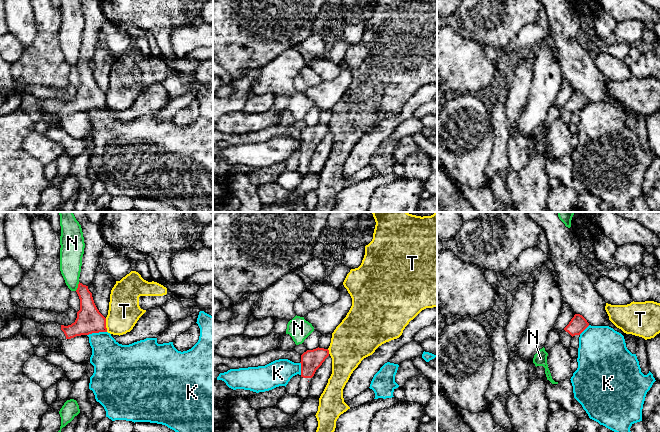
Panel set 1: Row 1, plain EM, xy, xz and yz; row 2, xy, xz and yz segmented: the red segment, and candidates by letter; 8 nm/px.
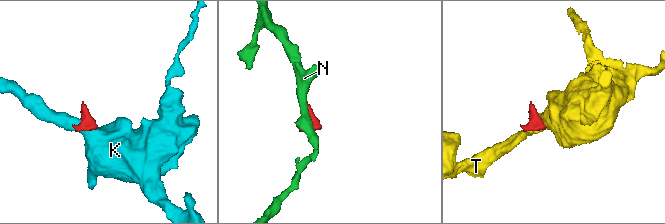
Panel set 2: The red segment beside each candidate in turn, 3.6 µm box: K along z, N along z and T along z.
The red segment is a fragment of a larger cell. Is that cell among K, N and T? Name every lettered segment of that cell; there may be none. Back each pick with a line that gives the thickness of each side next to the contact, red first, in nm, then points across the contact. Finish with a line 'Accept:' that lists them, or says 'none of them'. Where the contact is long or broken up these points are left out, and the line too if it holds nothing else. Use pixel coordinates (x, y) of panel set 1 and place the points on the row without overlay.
Accept: none of them

